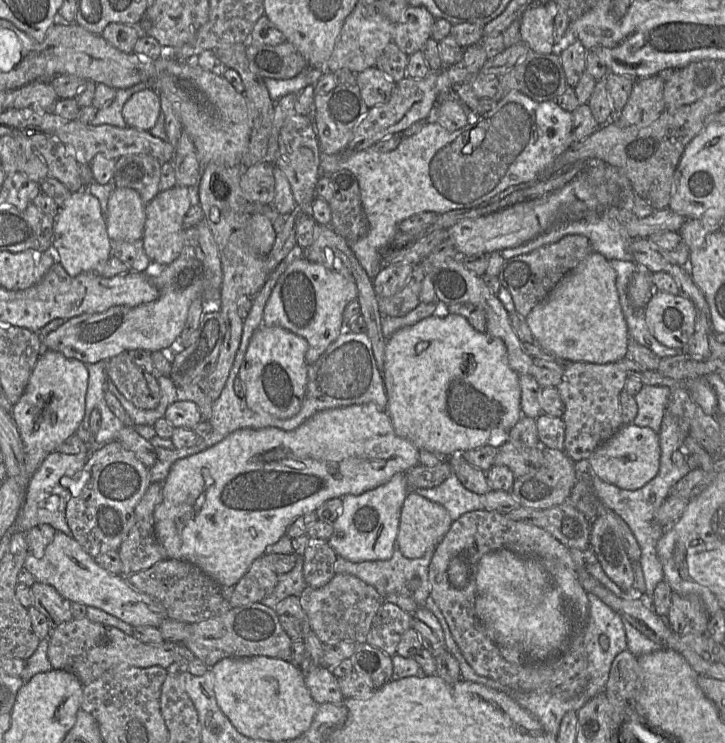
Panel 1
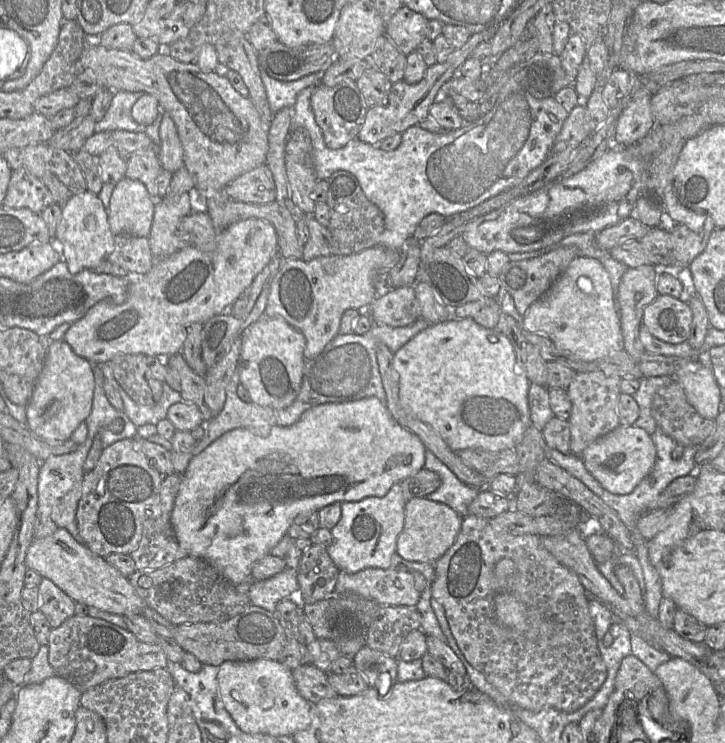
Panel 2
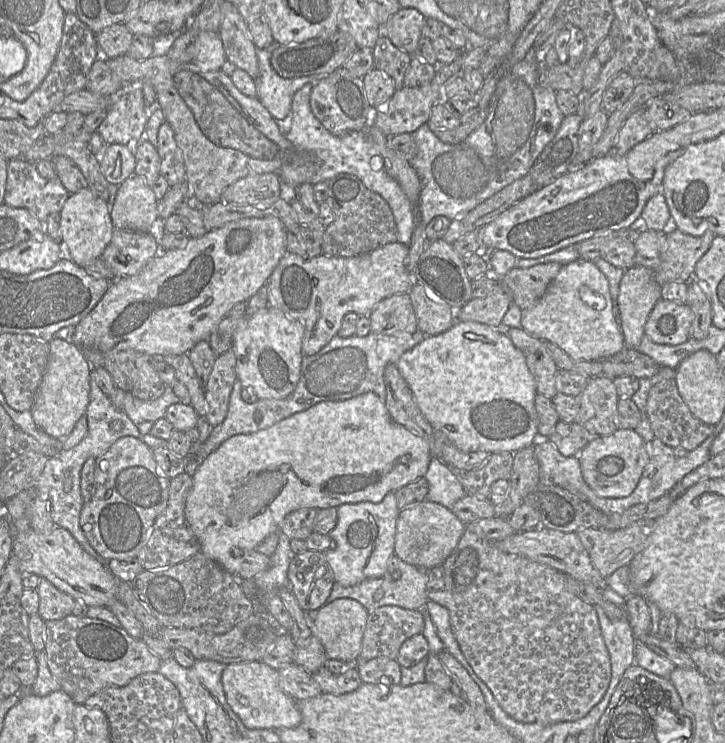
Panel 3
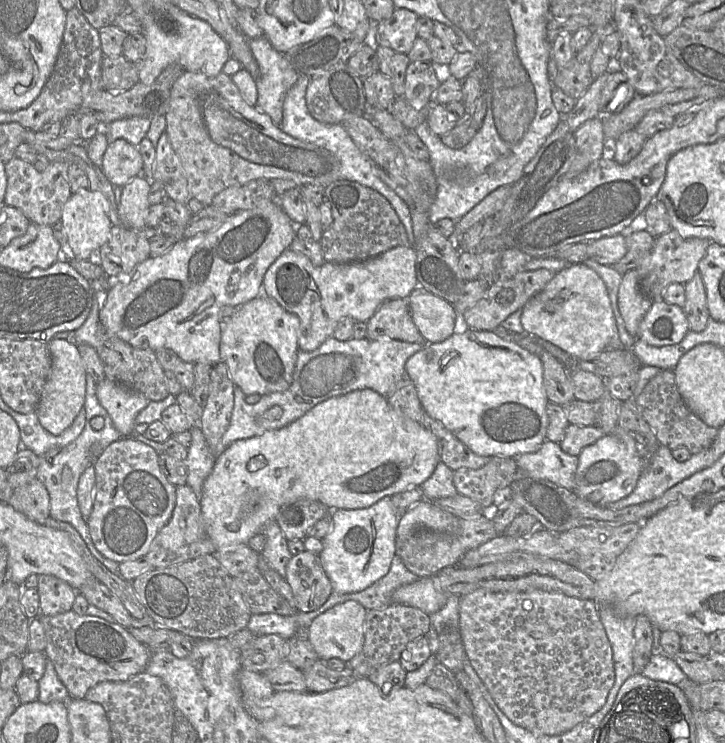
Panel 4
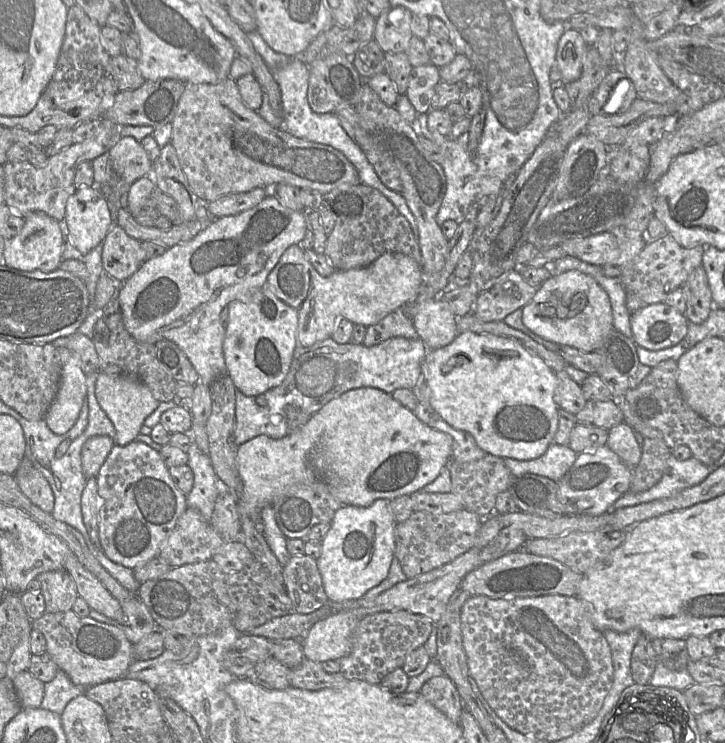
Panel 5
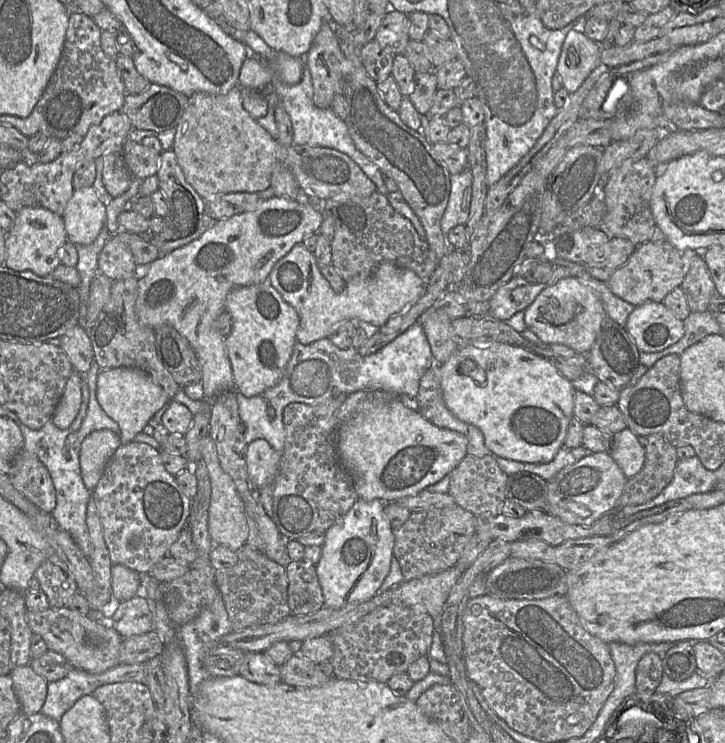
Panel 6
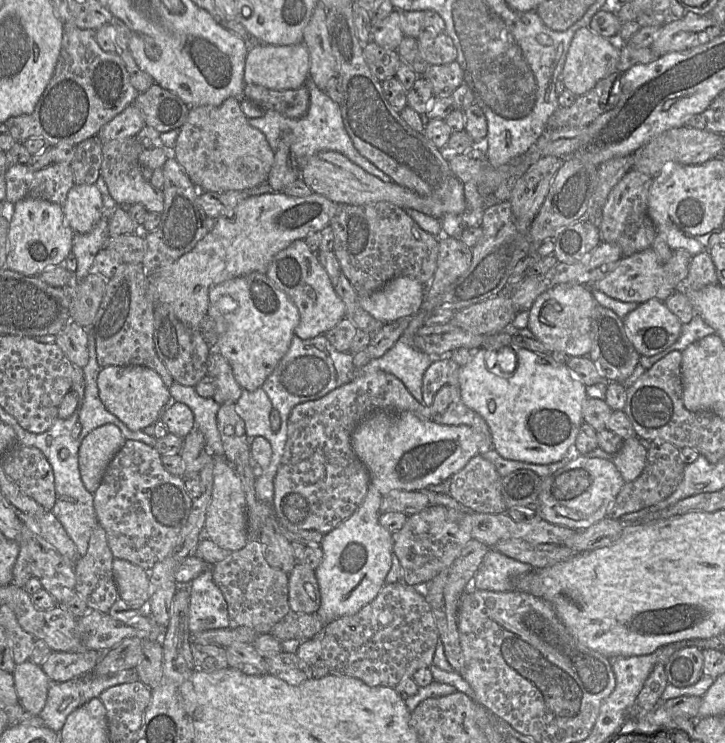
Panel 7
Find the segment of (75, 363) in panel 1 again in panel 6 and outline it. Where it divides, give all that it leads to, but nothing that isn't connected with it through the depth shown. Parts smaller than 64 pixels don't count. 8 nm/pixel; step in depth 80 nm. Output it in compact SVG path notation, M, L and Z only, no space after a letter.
M74 370L53 412L51 421L60 429L67 429L74 421L82 402L82 374Z

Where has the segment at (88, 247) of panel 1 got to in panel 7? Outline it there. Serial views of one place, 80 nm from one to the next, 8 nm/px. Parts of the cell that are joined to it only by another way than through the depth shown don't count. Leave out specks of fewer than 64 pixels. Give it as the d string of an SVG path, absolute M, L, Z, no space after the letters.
M74 184L67 194L63 211L74 232L89 232L104 214L100 190L95 184Z

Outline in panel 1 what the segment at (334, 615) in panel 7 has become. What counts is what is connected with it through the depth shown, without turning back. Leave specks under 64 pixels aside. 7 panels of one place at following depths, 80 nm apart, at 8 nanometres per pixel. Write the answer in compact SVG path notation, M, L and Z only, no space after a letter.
M399 472L372 490L342 497L341 513L333 522L333 533L328 540L335 554L355 563L390 559L398 535L402 506L409 492L406 473Z

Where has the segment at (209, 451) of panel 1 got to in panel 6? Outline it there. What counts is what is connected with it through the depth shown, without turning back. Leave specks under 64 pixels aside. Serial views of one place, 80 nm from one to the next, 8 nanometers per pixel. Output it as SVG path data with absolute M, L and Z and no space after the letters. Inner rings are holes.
M378 389L348 394L338 411L336 452L353 480L358 499L395 502L437 483L467 455L467 437L439 428L397 395ZM258 438L247 444L247 471L258 489L269 484L274 485L281 456L265 439Z

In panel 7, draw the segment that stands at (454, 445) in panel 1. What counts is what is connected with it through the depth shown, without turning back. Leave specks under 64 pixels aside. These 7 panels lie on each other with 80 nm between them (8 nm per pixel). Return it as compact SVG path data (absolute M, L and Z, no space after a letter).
M511 347L517 355L517 368L512 374L507 374L501 371L498 364L491 371L487 368L486 359L491 352L498 352L496 350L490 350L485 348L478 348L472 350L472 356L469 362L463 366L460 366L459 369L459 386L460 394L463 403L470 408L471 410L477 412L483 417L486 421L491 435L492 447L505 459L522 461L525 463L533 463L539 465L547 465L555 463L563 459L568 453L574 449L574 443L576 437L579 433L580 427L583 424L583 415L582 415L582 405L584 401L588 398L586 393L586 386L574 378L564 361L556 354L540 354L533 351L520 348L520 347Z

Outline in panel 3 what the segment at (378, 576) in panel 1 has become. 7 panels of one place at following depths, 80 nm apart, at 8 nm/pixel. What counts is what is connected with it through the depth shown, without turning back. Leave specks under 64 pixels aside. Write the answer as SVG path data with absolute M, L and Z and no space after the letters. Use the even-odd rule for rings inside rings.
M392 555L389 558L386 572L379 578L367 578L356 585L349 587L342 586L335 581L326 602L330 603L340 598L354 599L364 606L368 614L372 613L377 608L389 605L399 606L409 610L421 610L428 602L428 571L429 570L408 564L397 555ZM396 570L400 571L401 576L399 579L394 580L392 574Z

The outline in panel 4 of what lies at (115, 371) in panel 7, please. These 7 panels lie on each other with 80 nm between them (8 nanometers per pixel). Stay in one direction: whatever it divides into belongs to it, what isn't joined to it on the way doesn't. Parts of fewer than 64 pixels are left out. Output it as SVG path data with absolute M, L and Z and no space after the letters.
M107 378L97 383L96 395L110 415L115 428L124 437L134 433L136 416L150 402L142 393Z

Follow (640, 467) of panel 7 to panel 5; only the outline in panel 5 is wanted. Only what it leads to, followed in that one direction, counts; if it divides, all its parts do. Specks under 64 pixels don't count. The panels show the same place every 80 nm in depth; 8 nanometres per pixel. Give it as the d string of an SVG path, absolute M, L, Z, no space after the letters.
M622 422L608 431L608 447L627 467L634 469L639 464L642 455L642 448L636 440L634 429Z

